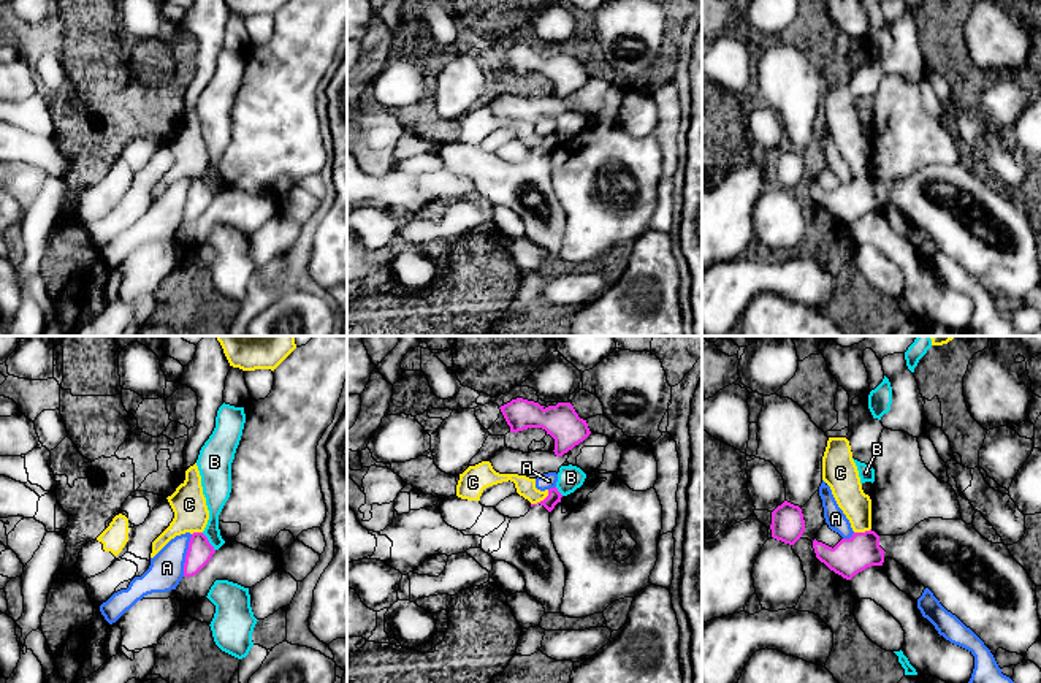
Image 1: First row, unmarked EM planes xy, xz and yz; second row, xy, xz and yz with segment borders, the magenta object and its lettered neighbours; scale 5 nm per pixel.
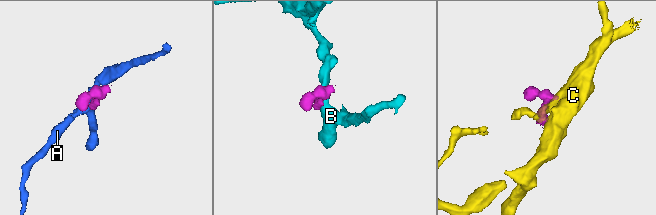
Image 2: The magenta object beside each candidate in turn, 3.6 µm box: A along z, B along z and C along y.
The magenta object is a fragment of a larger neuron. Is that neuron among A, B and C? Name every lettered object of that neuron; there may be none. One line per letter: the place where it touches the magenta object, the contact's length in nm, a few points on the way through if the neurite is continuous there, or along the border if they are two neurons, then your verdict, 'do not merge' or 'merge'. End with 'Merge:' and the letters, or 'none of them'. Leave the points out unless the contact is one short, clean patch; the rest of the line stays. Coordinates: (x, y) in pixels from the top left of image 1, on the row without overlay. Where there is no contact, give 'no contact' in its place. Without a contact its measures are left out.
A: contact xy (186, 200); length 220 nm; do not merge
B: contact xy (208, 187); length 120 nm; border xy (202, 178), (214, 195); do not merge
C: contact xz (541, 146); length 120 nm; border xz (549, 135), (542, 144), (531, 149); do not merge
Merge: none of them

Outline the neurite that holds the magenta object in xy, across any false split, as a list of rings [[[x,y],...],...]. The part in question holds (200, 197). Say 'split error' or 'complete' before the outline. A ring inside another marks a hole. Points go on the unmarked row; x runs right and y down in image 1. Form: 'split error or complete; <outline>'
complete; [[[193,177],[189,187],[189,195],[184,208],[184,222],[196,220],[215,198],[203,177]]]

